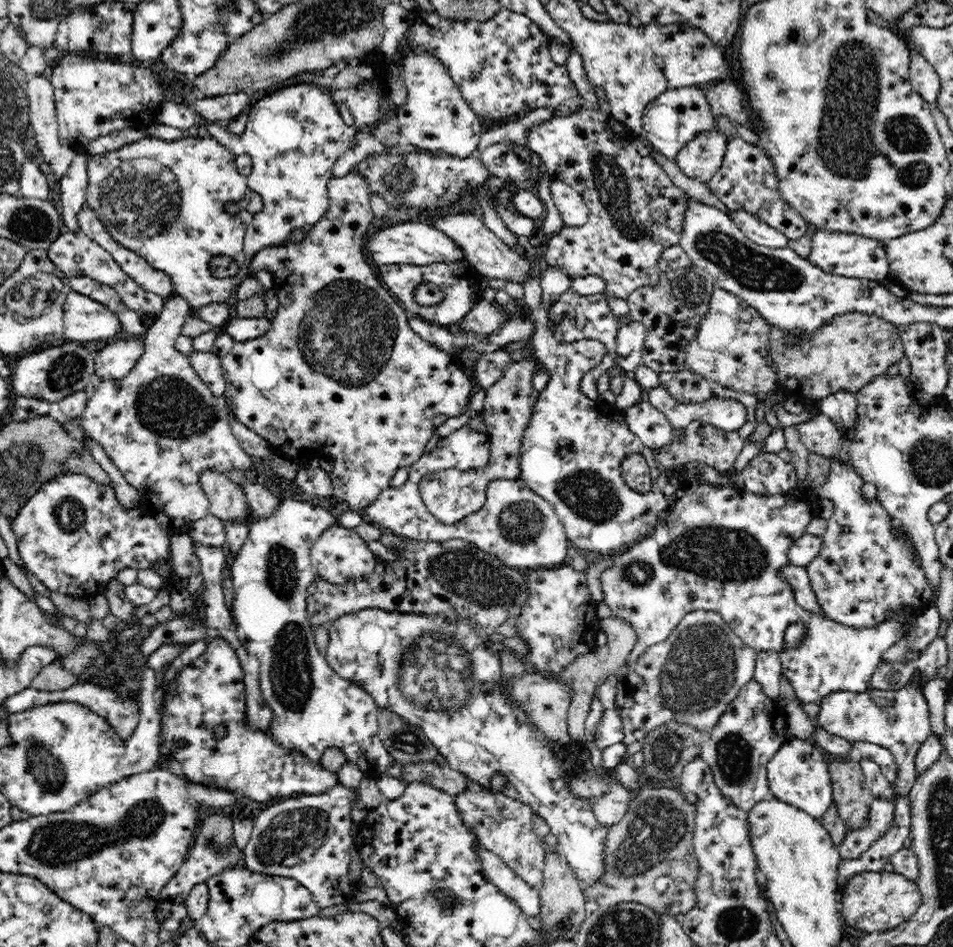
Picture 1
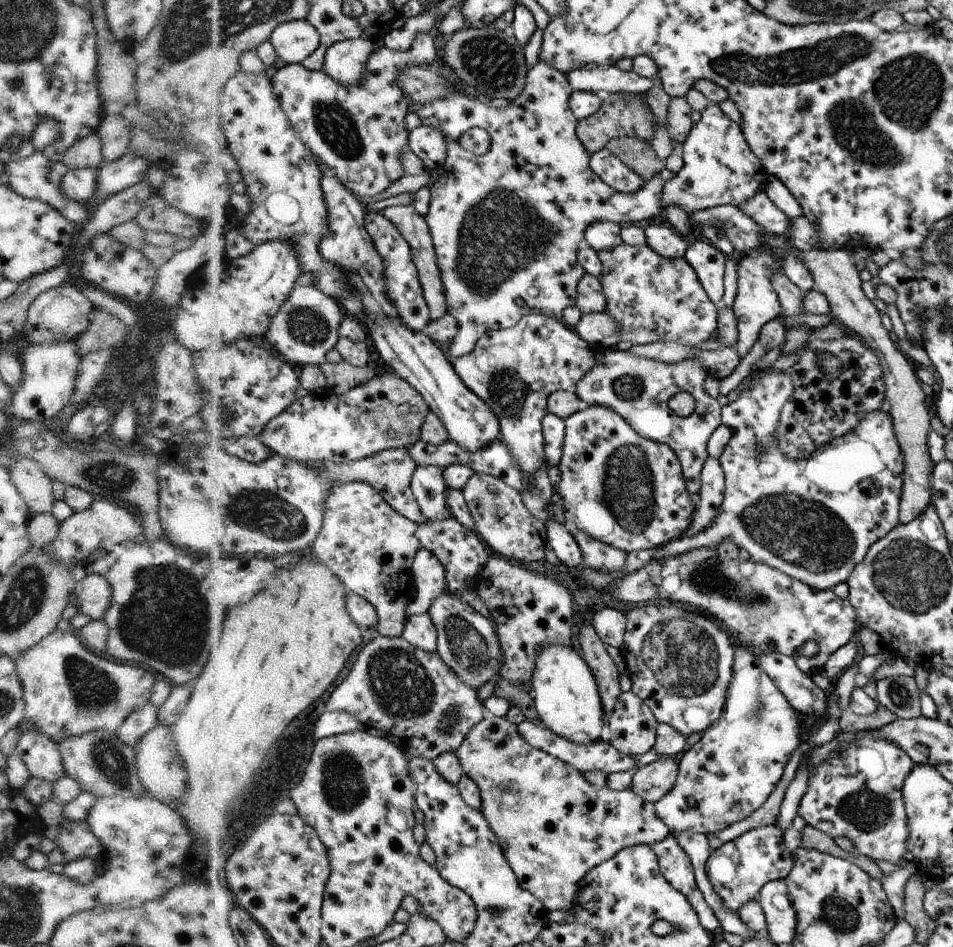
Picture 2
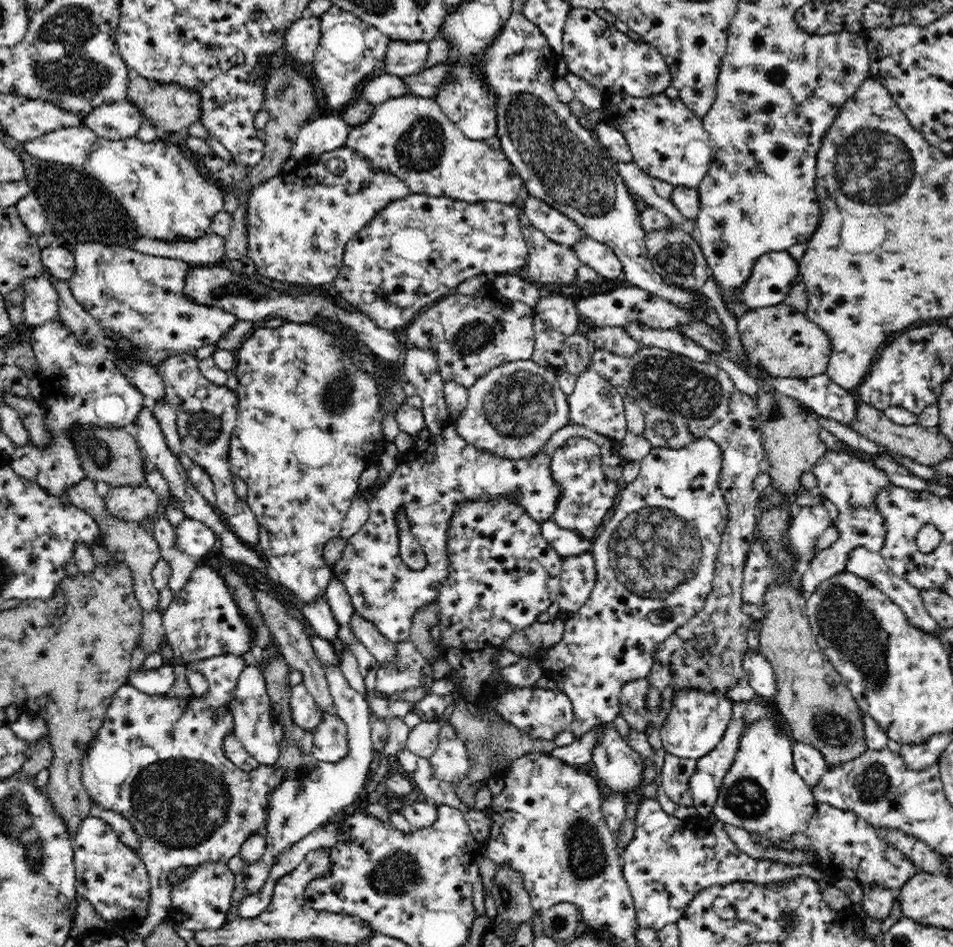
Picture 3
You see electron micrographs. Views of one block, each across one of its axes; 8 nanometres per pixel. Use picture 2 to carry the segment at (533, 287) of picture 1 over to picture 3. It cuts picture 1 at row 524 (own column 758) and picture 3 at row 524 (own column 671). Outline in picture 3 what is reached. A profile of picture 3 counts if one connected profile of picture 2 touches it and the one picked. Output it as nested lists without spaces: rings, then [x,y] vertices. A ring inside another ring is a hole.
[[[569,438],[558,452],[554,451],[550,466],[554,466],[553,477],[562,482],[561,489],[566,490],[566,498],[562,498],[558,510],[554,510],[552,521],[558,526],[576,531],[585,539],[592,540],[598,526],[614,506],[621,482],[608,481],[603,476],[601,463],[601,448],[587,438]]]

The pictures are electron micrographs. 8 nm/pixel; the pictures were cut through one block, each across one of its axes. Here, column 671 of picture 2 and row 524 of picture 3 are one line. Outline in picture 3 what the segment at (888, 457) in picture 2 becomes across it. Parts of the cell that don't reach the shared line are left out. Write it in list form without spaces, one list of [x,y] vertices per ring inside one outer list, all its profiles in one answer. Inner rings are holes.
[[[554,521],[541,522],[542,536],[554,547],[556,553],[562,558],[574,557],[586,552],[591,552],[593,541],[585,539],[576,531],[558,526]]]

